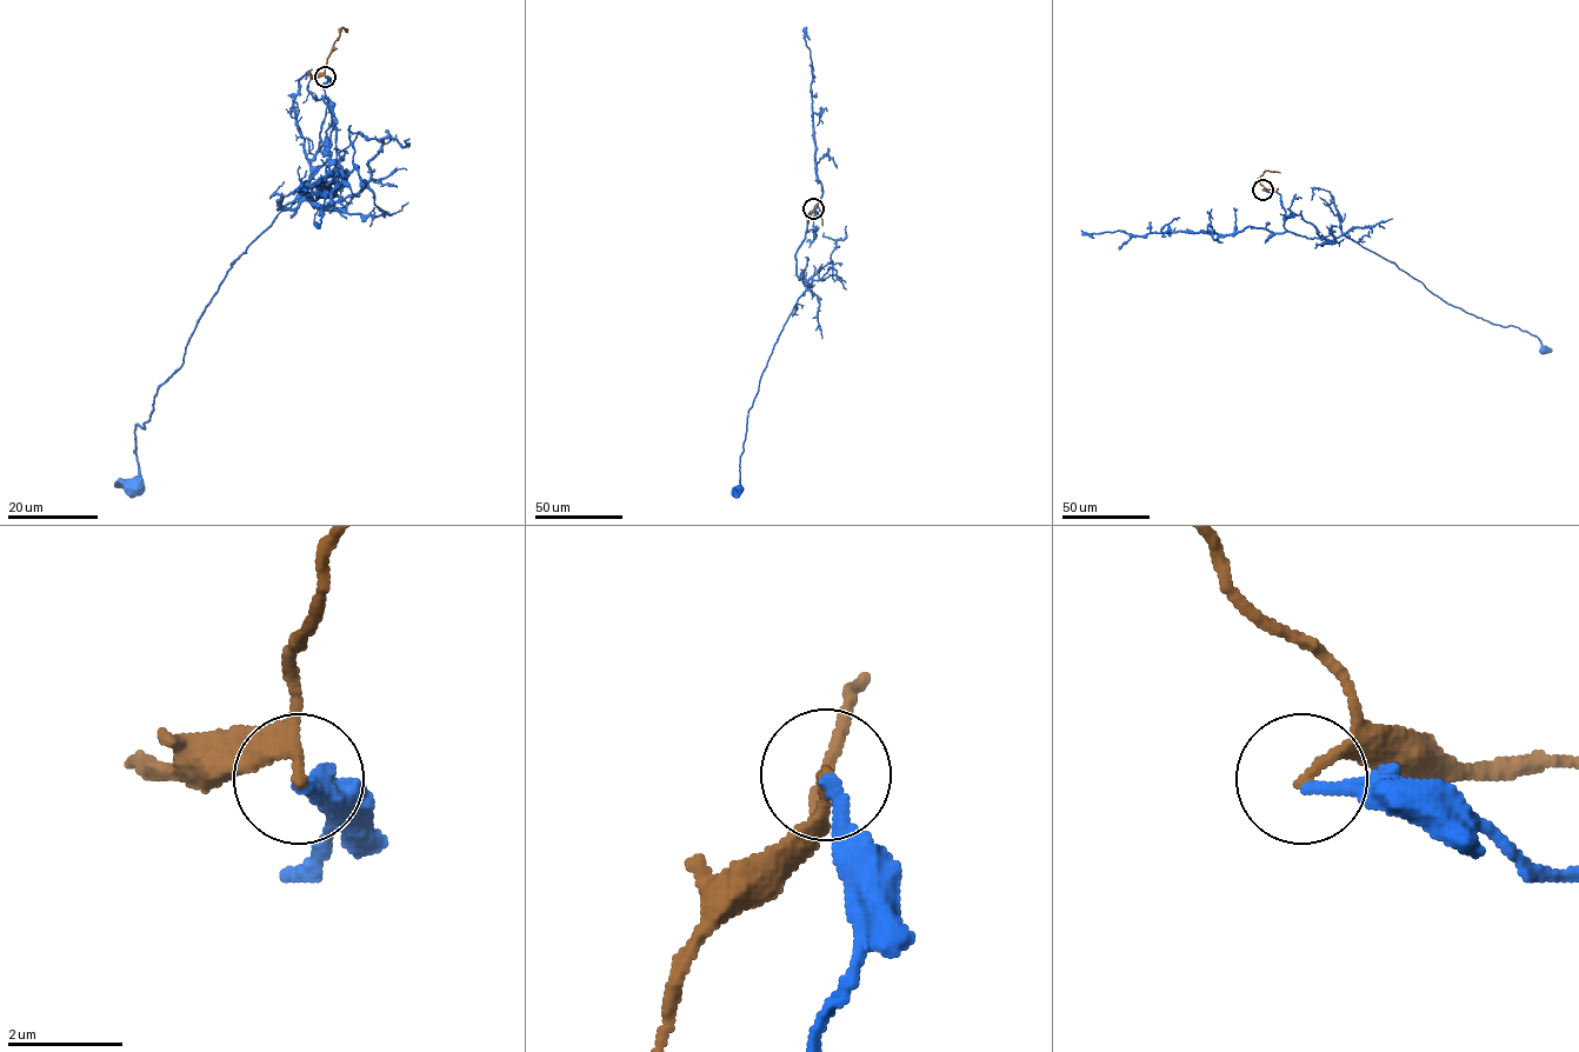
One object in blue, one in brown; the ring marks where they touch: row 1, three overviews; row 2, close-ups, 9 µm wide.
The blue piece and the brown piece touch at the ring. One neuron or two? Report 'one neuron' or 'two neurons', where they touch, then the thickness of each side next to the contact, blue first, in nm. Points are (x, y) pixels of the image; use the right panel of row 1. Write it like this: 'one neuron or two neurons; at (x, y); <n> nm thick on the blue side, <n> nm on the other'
two neurons; at (1263, 190); 200 nm thick on the blue side, 180 nm on the other

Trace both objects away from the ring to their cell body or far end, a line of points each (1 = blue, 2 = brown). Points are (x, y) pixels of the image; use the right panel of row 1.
1: (1263, 190), (1280, 195), (1287, 231), (1331, 241), (1347, 235), (1456, 306), (1536, 335), (1544, 350)
2: (1263, 190), (1259, 179), (1266, 171), (1280, 172)

